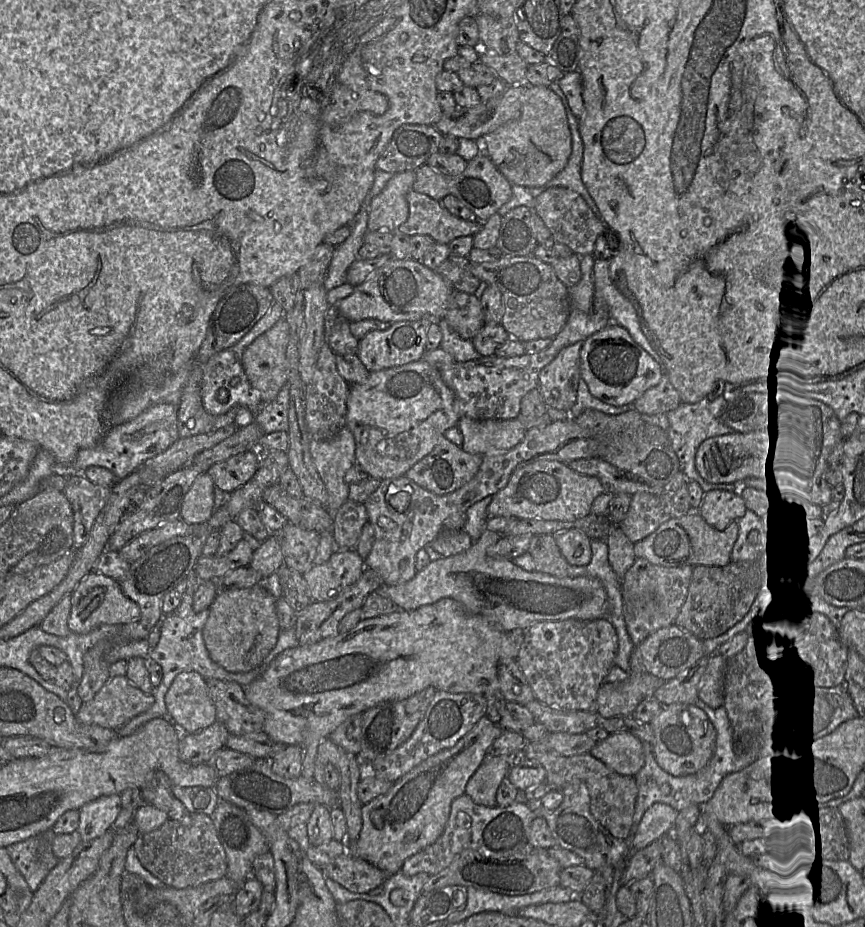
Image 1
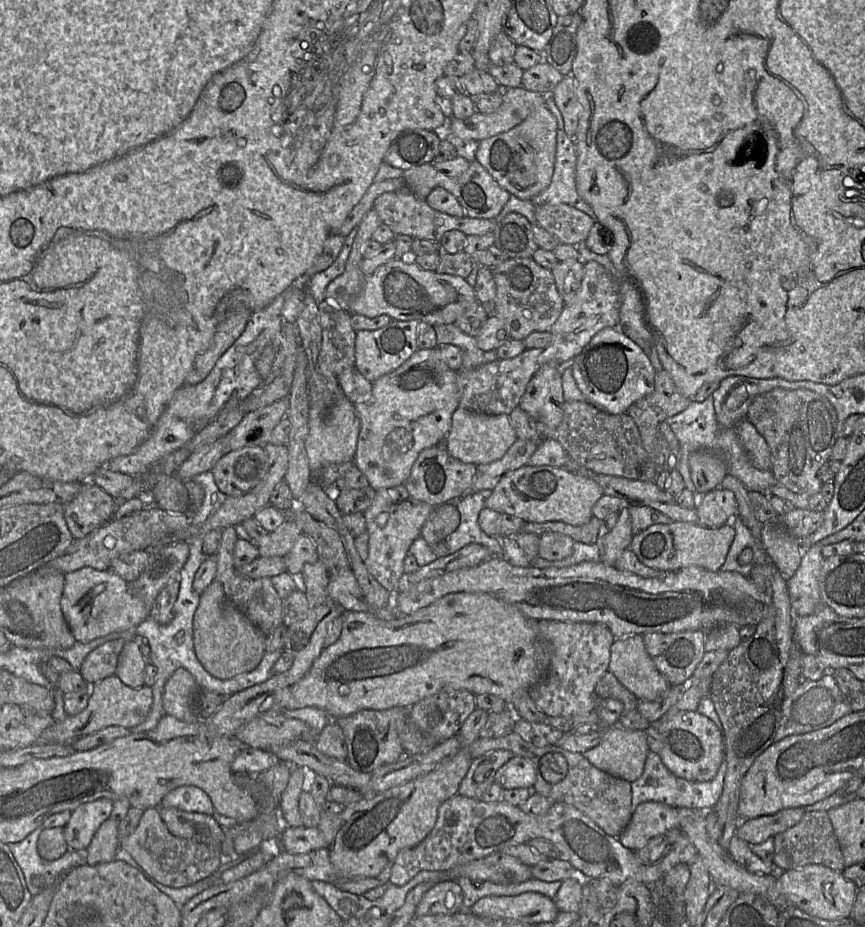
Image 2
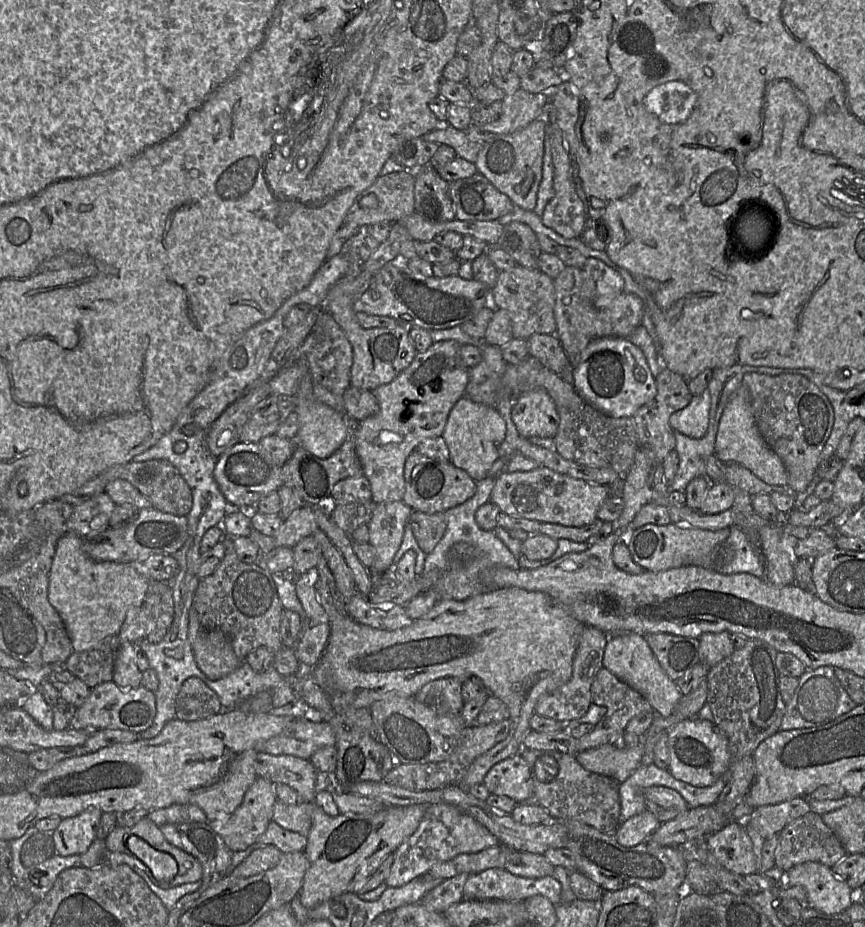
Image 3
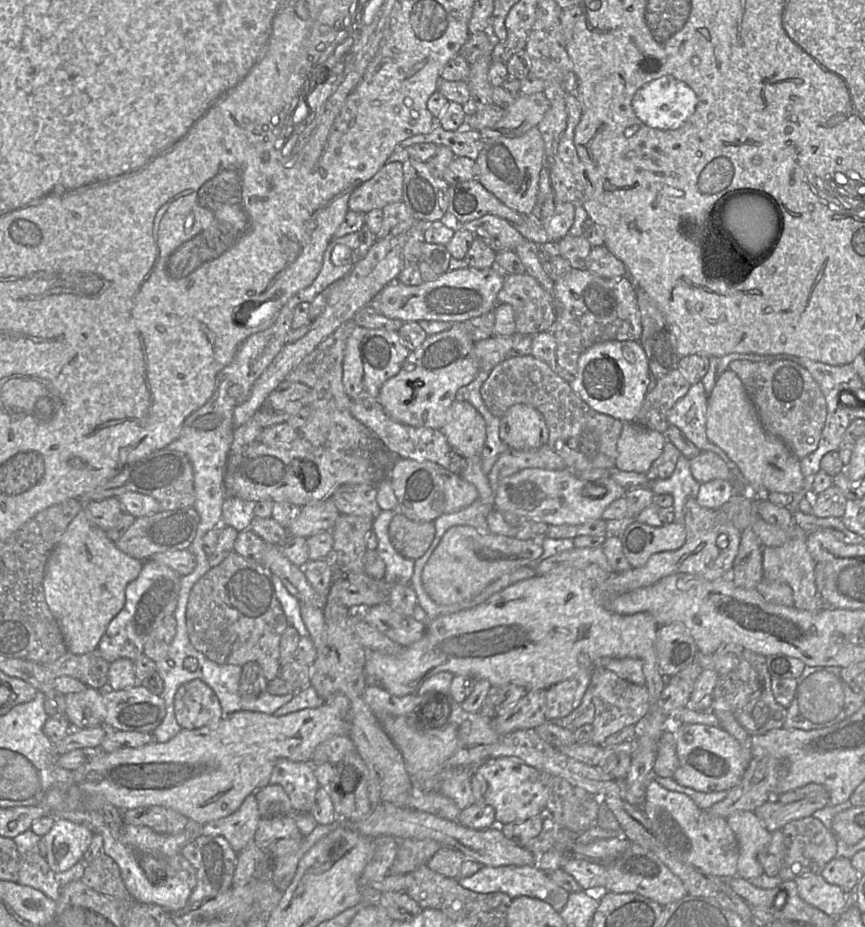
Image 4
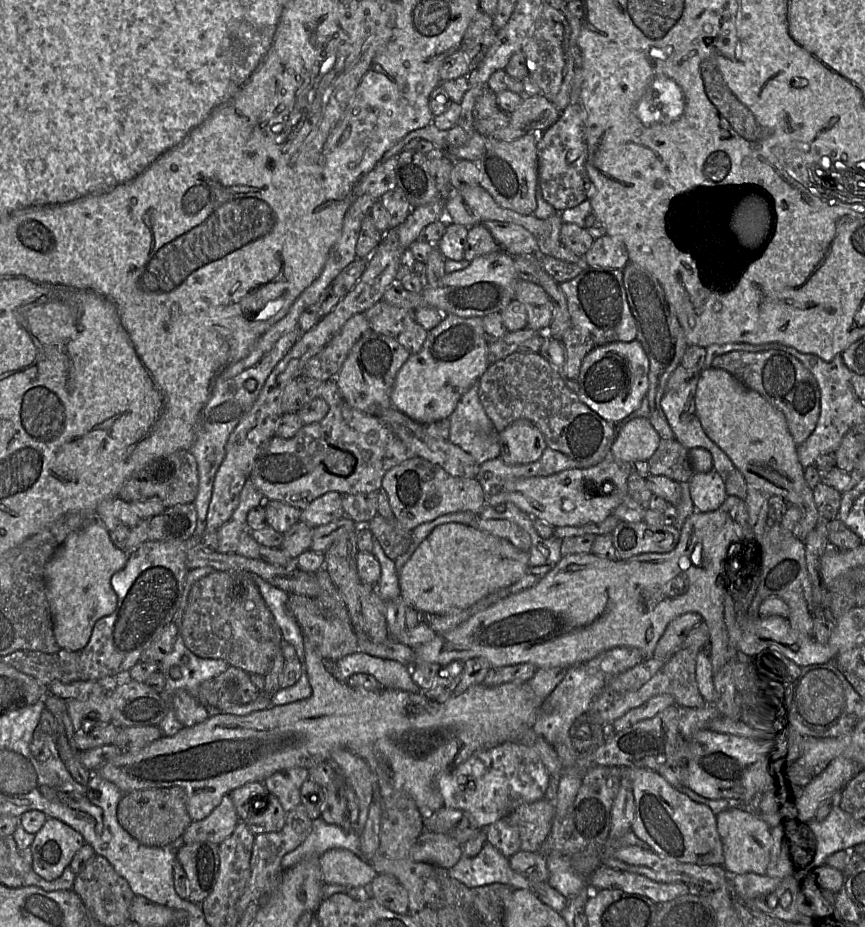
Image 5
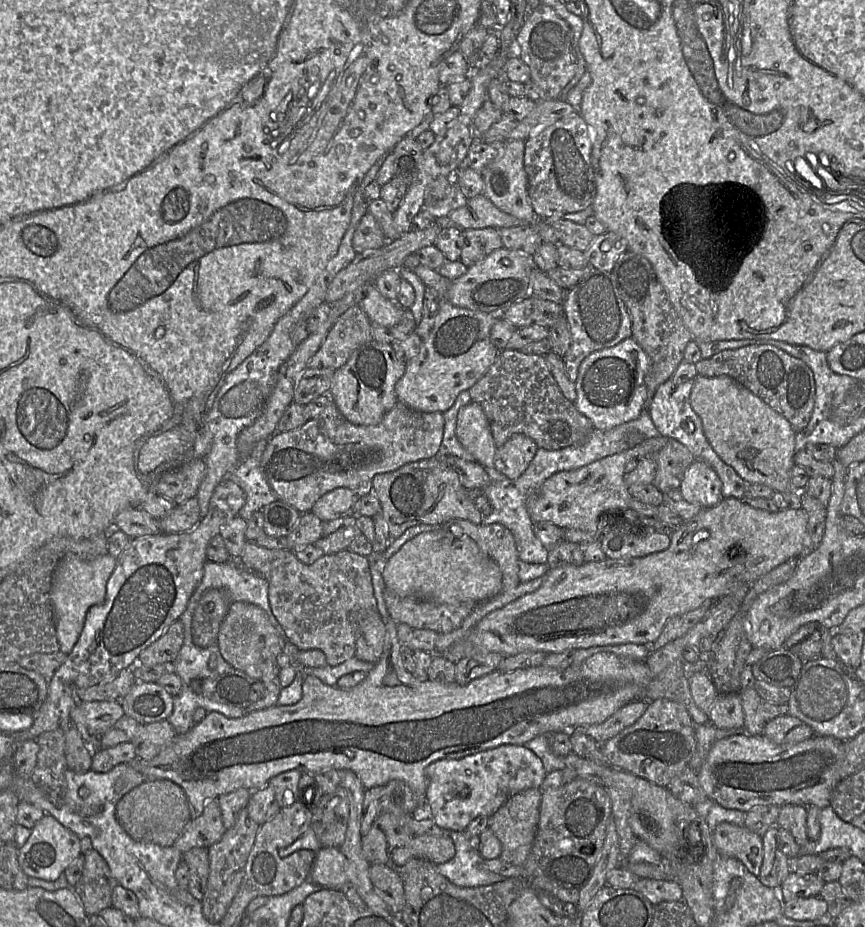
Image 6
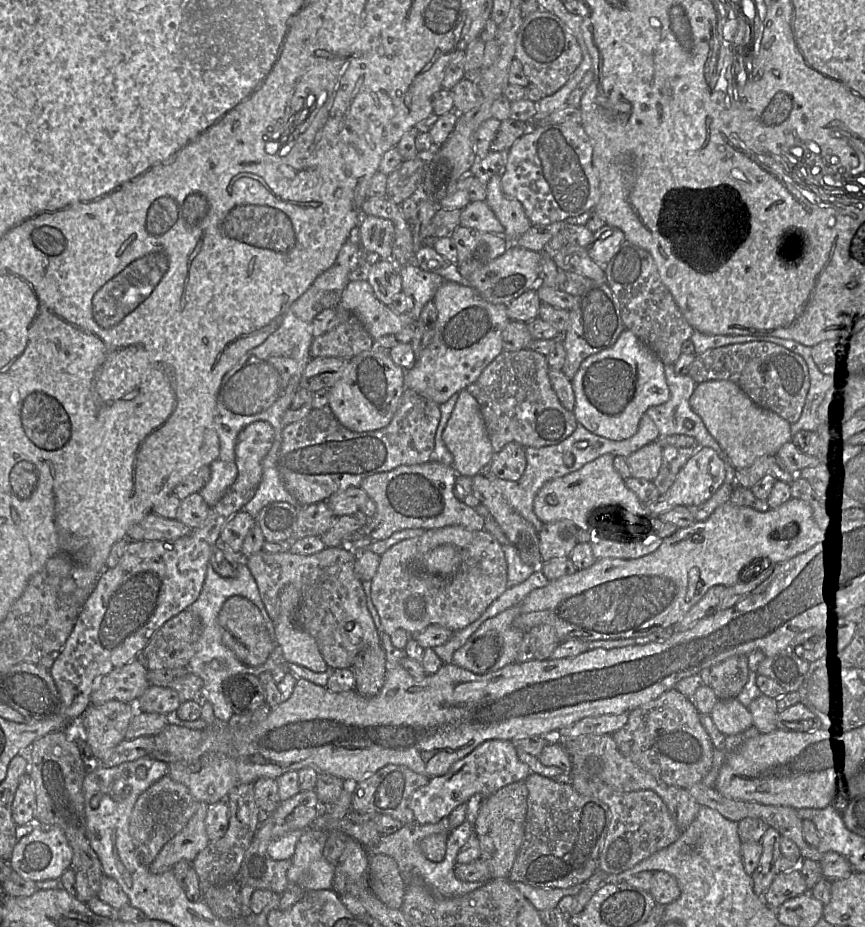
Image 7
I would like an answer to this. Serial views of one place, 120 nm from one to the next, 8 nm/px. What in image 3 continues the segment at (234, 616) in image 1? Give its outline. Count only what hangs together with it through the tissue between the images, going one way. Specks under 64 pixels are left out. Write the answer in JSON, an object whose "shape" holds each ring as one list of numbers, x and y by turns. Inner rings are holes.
{"shape":[[193,608,189,612,188,636,199,669,211,680,227,676,244,662,236,656,230,637,219,629,204,629]]}

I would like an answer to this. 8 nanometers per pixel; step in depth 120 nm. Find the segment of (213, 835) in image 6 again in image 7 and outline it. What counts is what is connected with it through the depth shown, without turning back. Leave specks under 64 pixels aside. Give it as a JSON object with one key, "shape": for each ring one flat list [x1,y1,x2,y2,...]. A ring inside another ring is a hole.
{"shape":[[200,803,198,810,183,830,164,845,149,866,151,873,163,873,180,861,192,862,209,845,205,828,207,809,208,804]]}

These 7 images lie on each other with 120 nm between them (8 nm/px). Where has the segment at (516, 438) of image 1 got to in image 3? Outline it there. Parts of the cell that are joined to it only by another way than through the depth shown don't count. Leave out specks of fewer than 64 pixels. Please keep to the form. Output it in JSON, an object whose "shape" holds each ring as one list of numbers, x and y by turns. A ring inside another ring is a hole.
{"shape":[[463,396,451,409,441,436,449,449,450,461,478,482,490,475,493,463,499,458,499,447,505,439,506,428,506,422,495,407]]}

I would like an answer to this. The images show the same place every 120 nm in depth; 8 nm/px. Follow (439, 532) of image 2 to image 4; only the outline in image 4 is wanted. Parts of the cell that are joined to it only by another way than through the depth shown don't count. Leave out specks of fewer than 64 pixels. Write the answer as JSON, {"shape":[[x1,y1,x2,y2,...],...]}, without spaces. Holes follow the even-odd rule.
{"shape":[[395,512,388,527,388,534,393,547,410,559,420,558,431,545,435,537,434,521,417,522]]}

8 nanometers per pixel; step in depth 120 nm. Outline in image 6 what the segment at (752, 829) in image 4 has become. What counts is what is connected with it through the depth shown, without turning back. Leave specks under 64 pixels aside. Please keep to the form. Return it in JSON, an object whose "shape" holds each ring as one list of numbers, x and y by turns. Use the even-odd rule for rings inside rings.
{"shape":[[723,822,716,826,713,844,720,854,736,858,757,877,764,859,763,837,746,826]]}

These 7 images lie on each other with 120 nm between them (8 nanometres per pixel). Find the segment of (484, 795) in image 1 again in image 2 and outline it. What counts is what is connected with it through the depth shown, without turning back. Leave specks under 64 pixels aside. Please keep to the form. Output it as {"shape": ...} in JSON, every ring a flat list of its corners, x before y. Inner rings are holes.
{"shape":[[496,749,474,758,461,781,458,793,462,796,482,800,485,790,495,782,495,773,514,754,509,750]]}

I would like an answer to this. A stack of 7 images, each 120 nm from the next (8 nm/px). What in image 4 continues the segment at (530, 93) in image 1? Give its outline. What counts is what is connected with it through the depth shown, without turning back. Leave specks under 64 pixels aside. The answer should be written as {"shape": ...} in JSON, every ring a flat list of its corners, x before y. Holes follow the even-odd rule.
{"shape":[[536,126,518,137,499,137,486,141,476,159,477,179,507,207,518,213,531,215,537,202,540,172,545,163,544,141]]}

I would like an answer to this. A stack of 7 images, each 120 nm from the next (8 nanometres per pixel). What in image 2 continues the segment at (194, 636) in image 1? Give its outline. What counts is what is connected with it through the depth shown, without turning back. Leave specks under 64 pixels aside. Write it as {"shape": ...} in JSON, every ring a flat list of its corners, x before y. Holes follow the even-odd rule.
{"shape":[[195,536,188,545,190,553,187,562,183,566,178,576,180,589,177,600,174,604,174,618,168,624,159,624,152,618,145,619,135,630,135,638,145,638,150,646,151,663,156,666,157,673,154,685,151,687,153,692,153,702,147,718,137,726,129,729,130,734,138,734,152,730,166,714,163,708,164,687,168,679,179,668,189,671,201,690,213,691,216,694,226,698,232,694,238,693,254,685,267,681,273,676,273,666,277,659,284,652,277,650,266,652,260,664,252,671,239,674,228,680,220,680,209,674,197,659,193,644,193,618,200,601,200,595,193,588,193,580,197,570,206,558,202,553,202,542,204,536]]}

